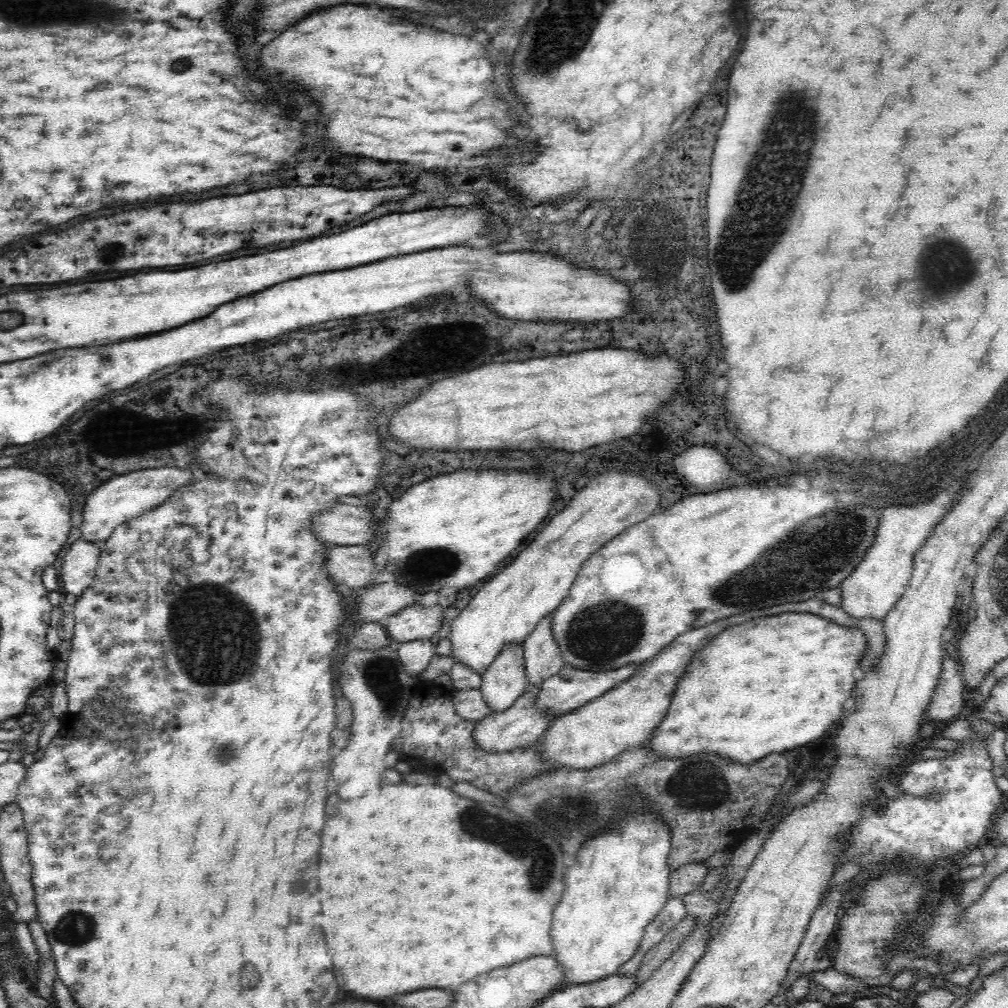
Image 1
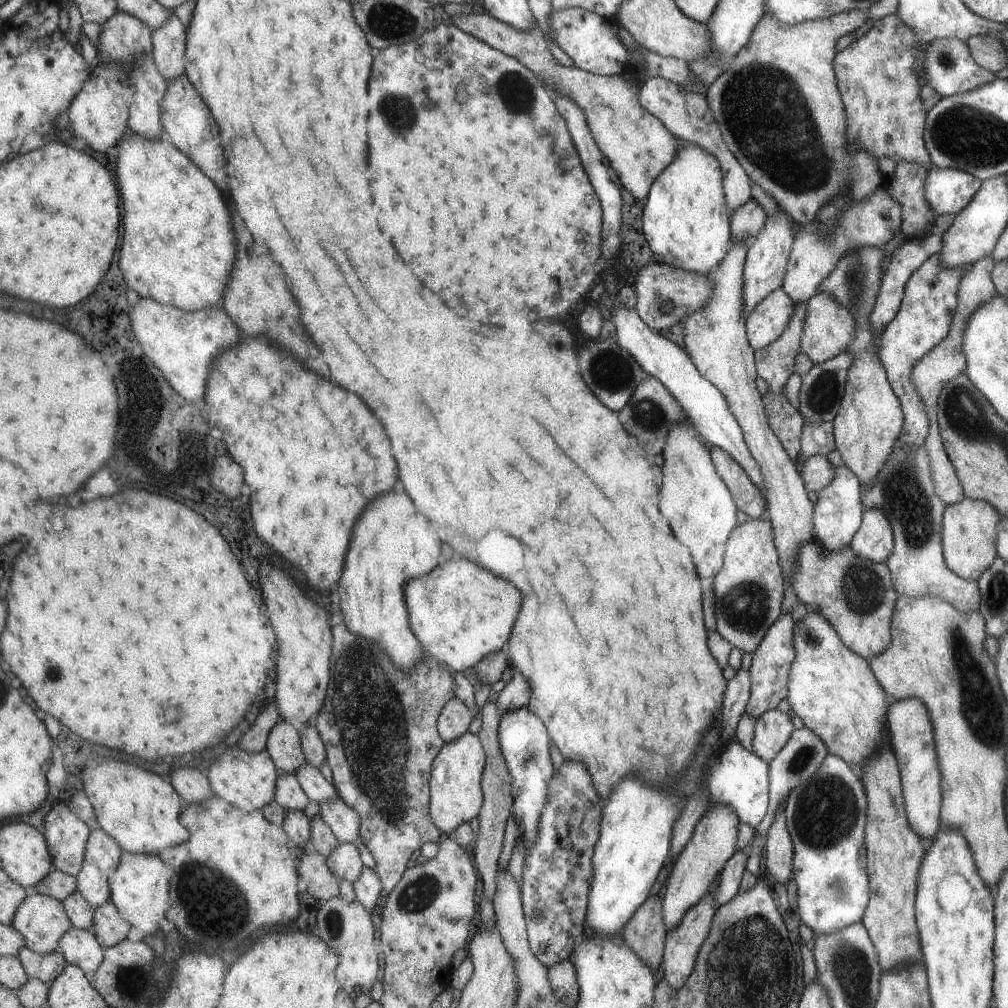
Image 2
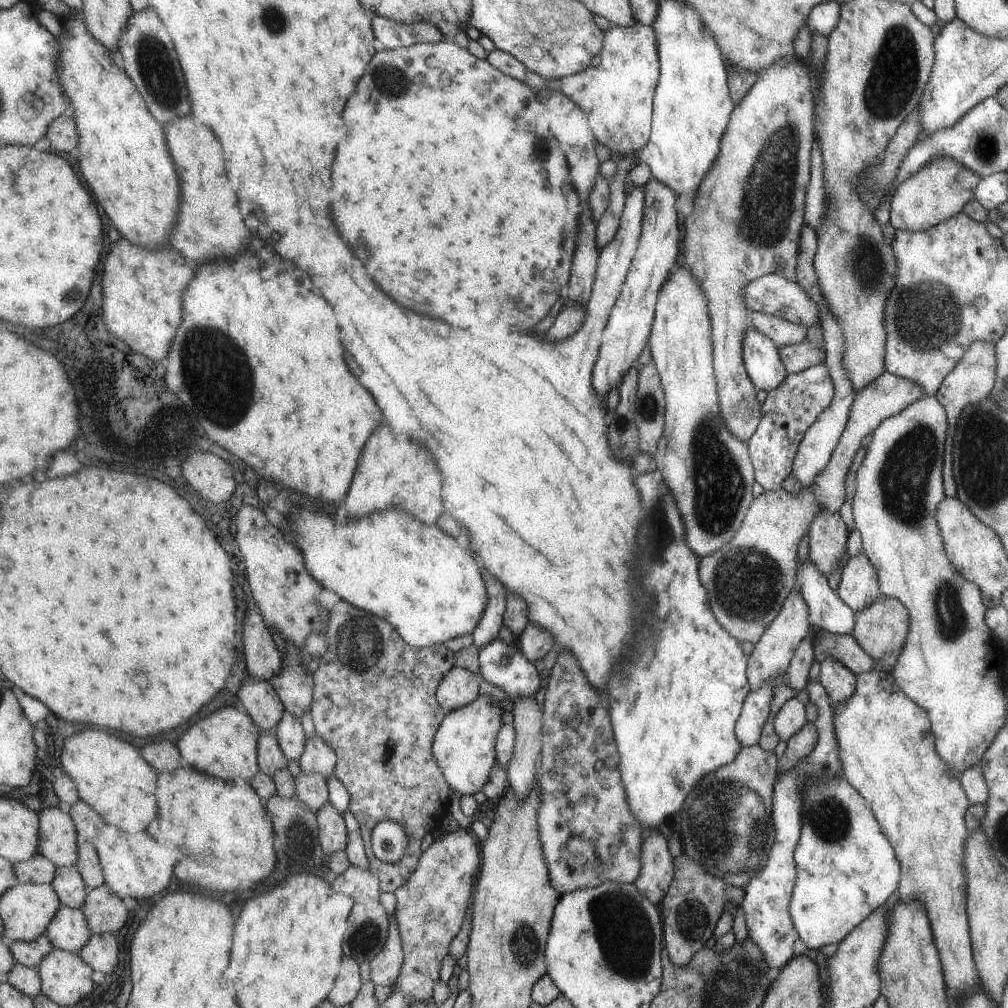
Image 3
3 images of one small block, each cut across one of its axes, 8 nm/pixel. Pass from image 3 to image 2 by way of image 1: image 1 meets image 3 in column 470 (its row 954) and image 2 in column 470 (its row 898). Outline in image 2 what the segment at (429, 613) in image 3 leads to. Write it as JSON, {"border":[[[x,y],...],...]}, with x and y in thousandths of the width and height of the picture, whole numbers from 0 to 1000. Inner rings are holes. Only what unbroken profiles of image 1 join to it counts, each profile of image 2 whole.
{"border":[[[456,554],[444,556],[422,570],[407,574],[400,581],[409,627],[416,633],[421,647],[437,658],[442,658],[448,666],[458,668],[472,662],[480,652],[491,645],[501,644],[511,621],[512,611],[518,599],[514,583],[494,571],[488,571],[482,563]]]}

